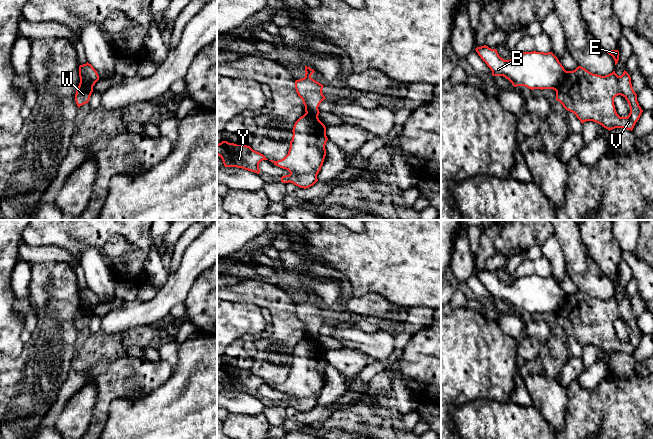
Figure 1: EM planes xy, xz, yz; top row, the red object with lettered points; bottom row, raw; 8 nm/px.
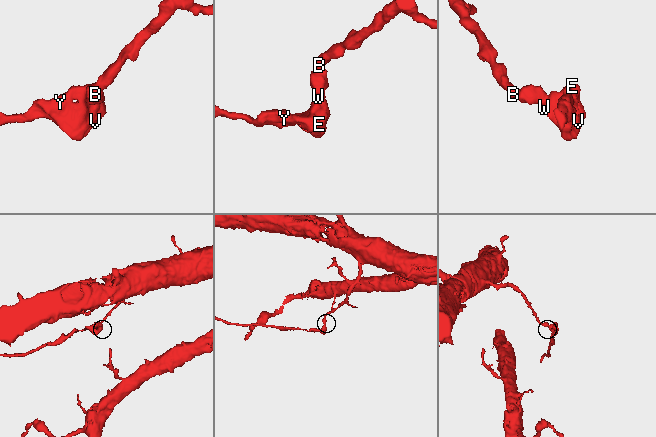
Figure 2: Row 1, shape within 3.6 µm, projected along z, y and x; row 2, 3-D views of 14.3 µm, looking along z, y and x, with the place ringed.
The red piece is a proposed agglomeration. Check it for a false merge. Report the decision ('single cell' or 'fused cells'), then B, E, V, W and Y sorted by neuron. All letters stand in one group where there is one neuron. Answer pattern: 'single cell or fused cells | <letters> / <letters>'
fused cells | B / E V W Y

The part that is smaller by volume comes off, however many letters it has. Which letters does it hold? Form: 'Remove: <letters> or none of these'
Remove: E, V, W, Y

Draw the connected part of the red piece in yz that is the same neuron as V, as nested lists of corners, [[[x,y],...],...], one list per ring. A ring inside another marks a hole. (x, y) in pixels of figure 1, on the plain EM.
[[[578,290],[566,296],[565,303],[555,315],[556,324],[574,337],[582,348],[593,345],[609,355],[615,352],[632,355],[643,336],[631,301],[625,294],[621,300],[615,295],[601,300]],[[618,319],[623,320],[629,328],[627,341],[620,341],[616,336],[614,322]]]

